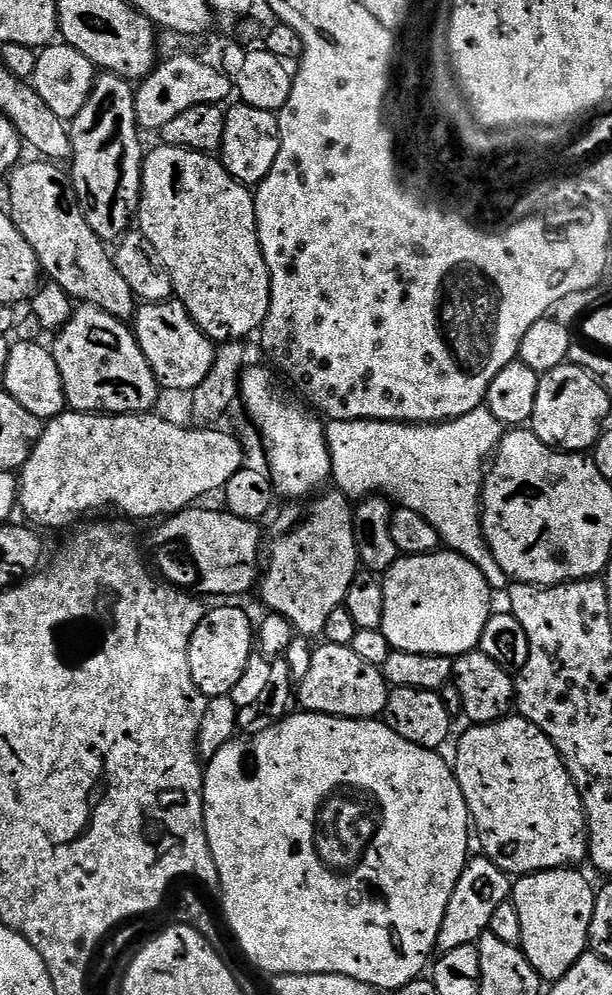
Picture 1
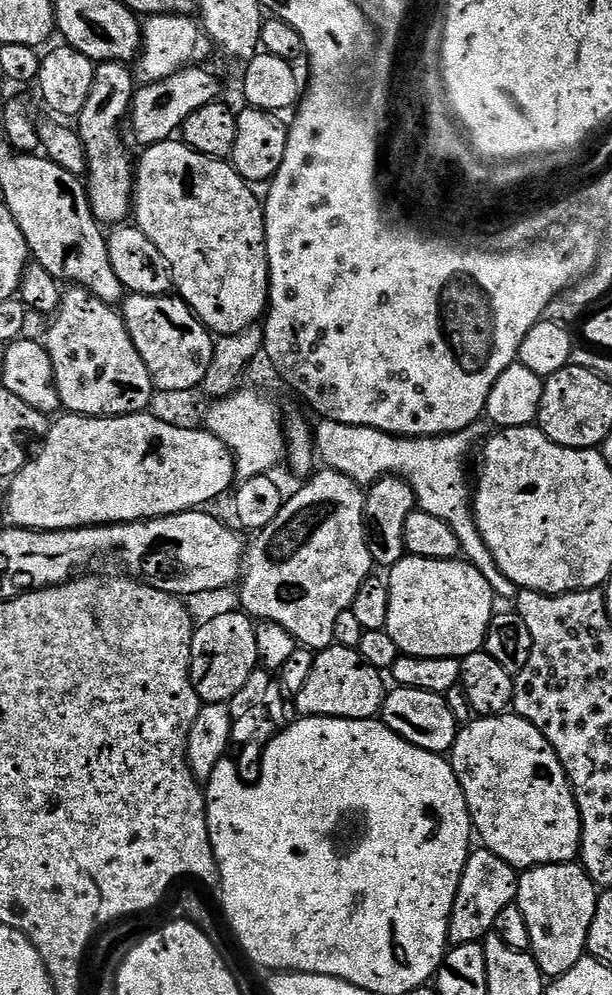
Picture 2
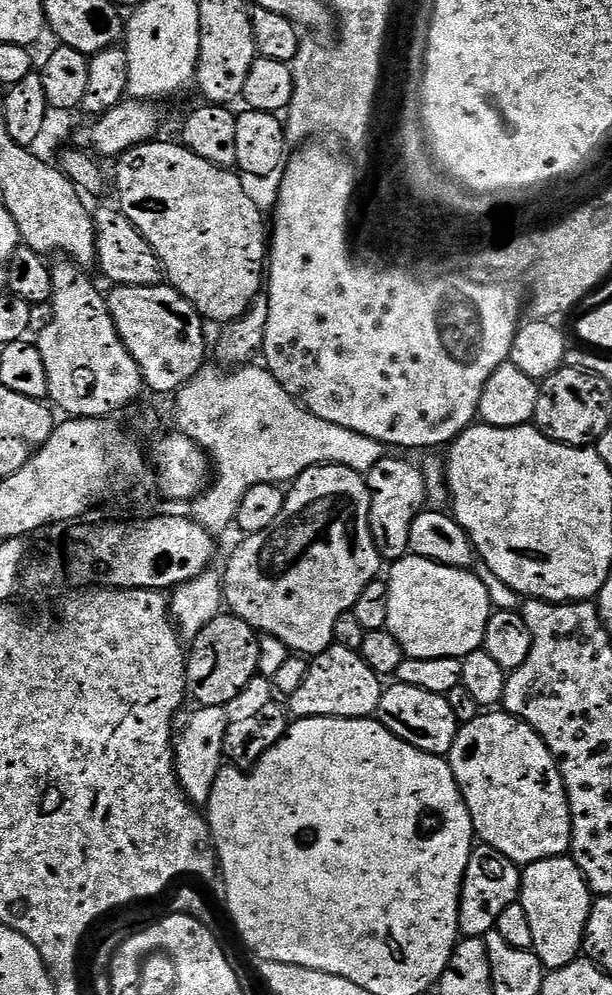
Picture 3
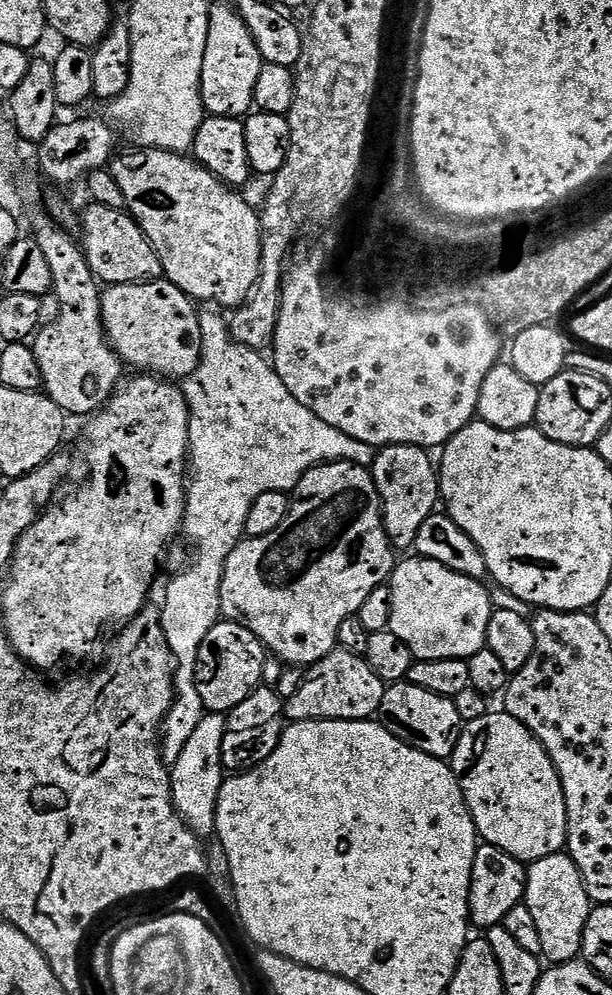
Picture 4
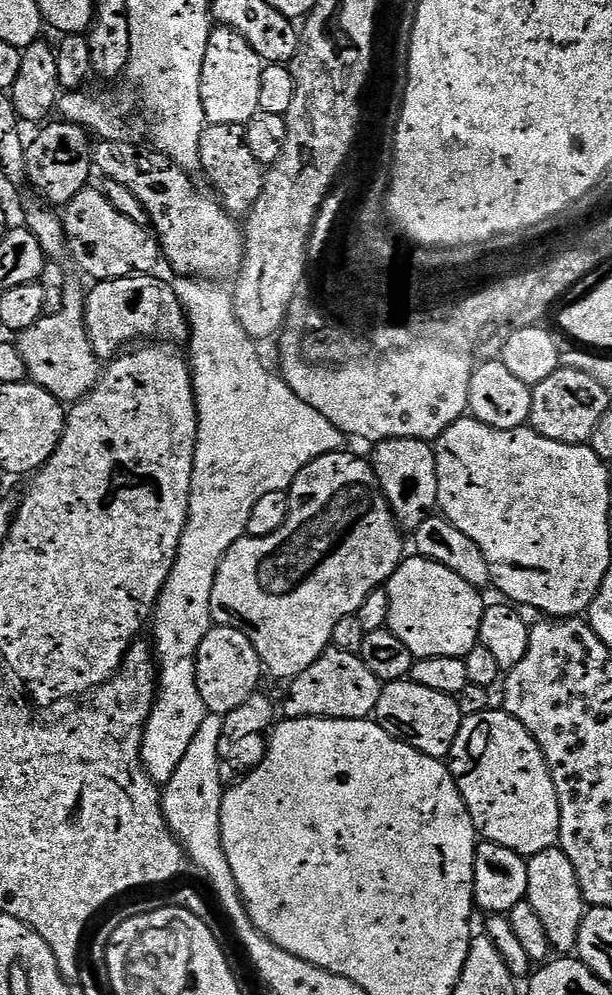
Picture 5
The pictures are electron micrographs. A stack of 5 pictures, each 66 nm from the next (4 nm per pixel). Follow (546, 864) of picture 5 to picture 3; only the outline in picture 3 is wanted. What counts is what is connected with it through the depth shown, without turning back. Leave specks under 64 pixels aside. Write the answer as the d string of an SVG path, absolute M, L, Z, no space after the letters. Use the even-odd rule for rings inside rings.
M571 855L555 856L523 865L518 903L522 910L526 910L526 919L530 922L534 937L532 951L544 963L545 969L572 964L581 955L593 899L594 893Z

